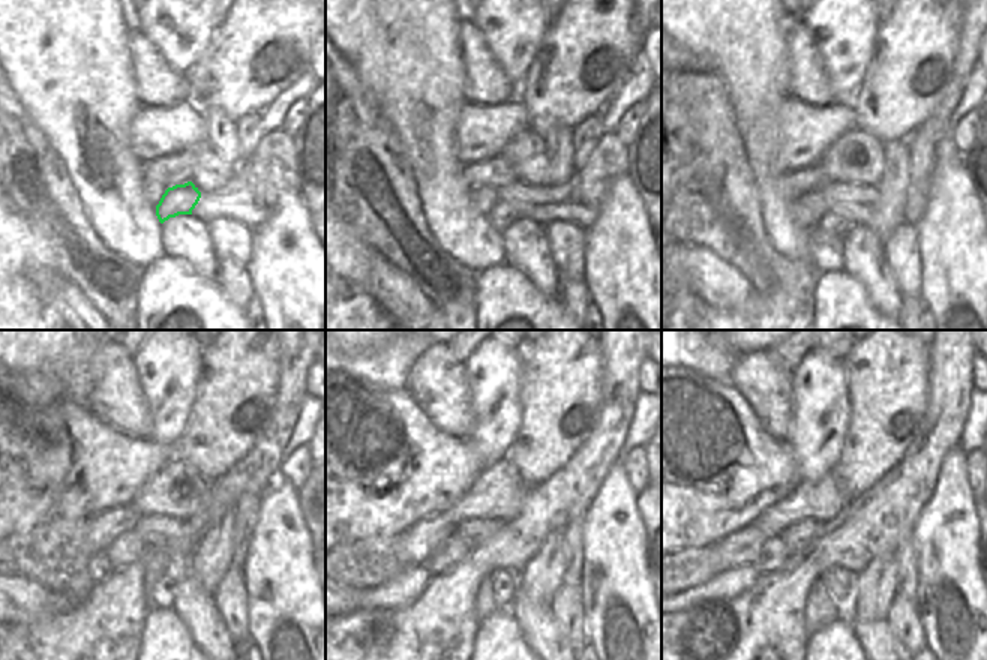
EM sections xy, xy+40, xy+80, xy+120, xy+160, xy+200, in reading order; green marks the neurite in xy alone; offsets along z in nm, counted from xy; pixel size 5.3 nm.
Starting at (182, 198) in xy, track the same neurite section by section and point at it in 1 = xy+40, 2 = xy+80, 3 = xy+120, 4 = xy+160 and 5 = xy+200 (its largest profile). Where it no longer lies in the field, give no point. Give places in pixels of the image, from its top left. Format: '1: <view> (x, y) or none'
1: xy+40 (501, 215)
2: xy+80 (830, 222)
3: xy+120 (158, 563)
4: xy+160 (485, 605)
5: xy+200 (819, 611)

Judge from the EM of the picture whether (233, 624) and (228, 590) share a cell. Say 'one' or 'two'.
one

